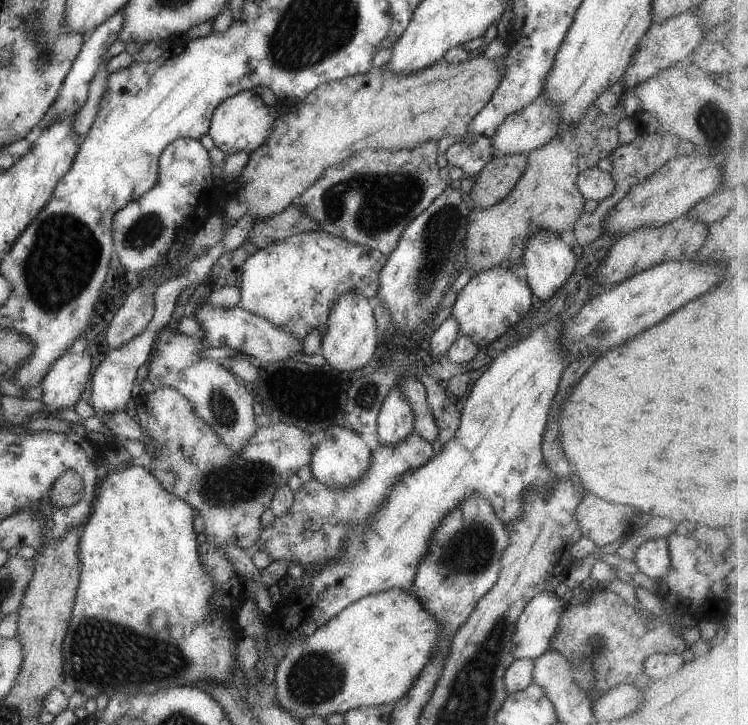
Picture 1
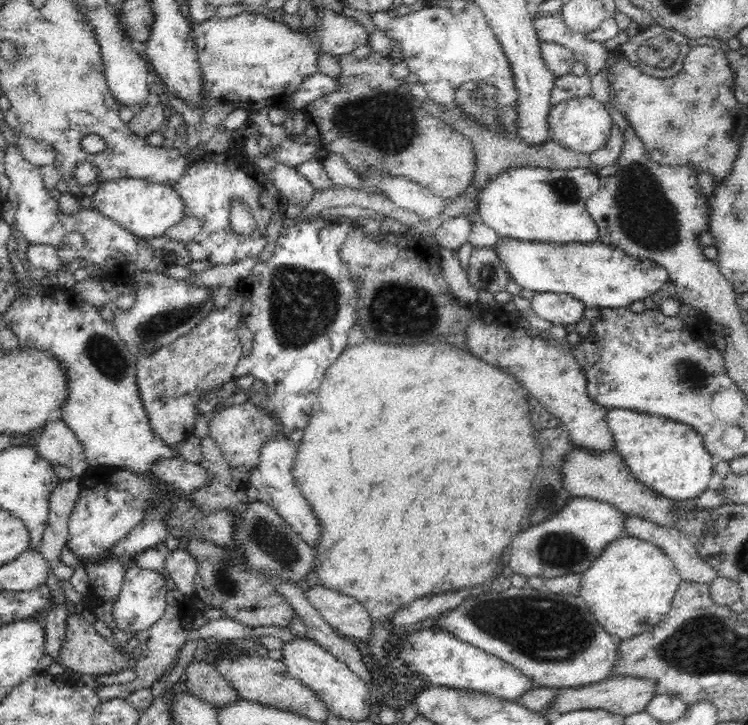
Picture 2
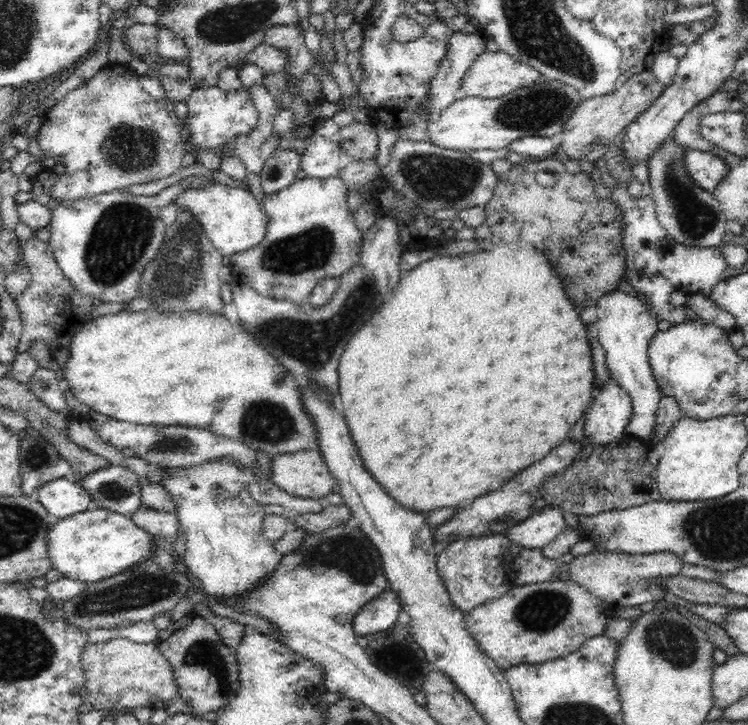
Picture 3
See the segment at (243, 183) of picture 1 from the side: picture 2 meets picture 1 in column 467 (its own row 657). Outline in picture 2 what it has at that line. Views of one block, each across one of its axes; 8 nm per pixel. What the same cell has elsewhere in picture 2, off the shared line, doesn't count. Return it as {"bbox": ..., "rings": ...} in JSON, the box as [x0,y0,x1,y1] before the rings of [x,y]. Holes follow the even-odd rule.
{"bbox":[58,614,134,675],"rings":[[[72,614],[66,619],[66,638],[60,648],[60,660],[58,660],[68,673],[76,672],[80,675],[90,674],[116,674],[126,668],[132,668],[134,657],[118,651],[110,640],[106,640],[94,629],[94,625],[84,620],[79,614]]]}

